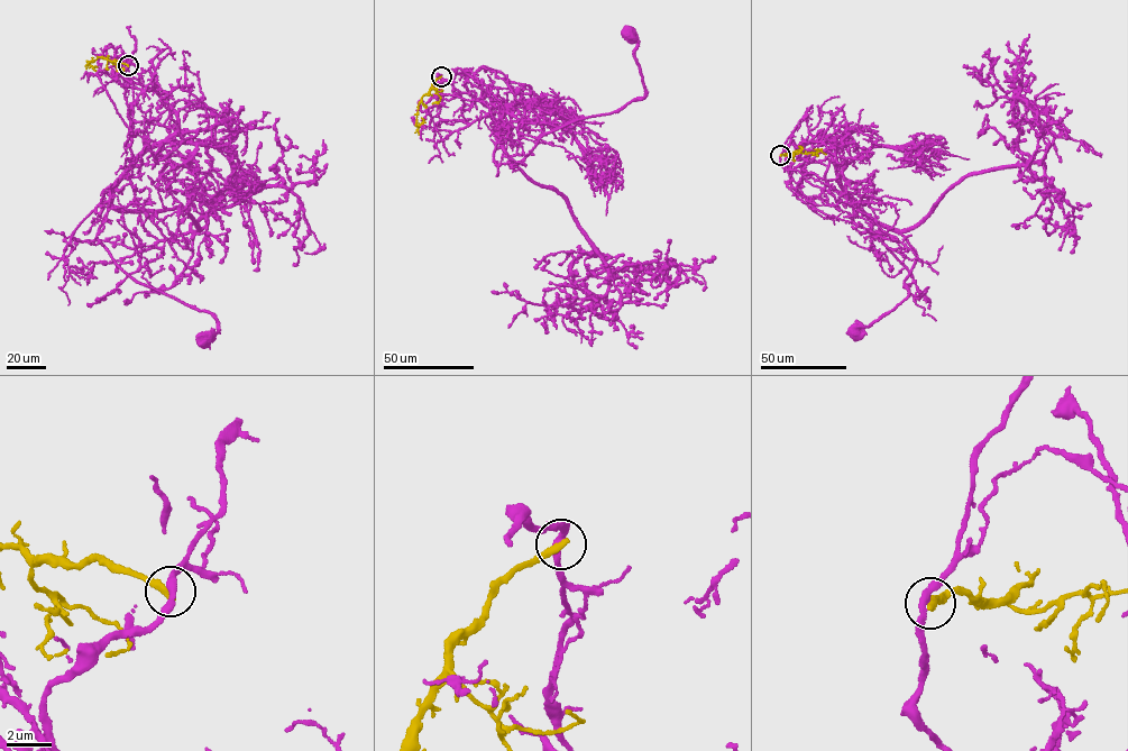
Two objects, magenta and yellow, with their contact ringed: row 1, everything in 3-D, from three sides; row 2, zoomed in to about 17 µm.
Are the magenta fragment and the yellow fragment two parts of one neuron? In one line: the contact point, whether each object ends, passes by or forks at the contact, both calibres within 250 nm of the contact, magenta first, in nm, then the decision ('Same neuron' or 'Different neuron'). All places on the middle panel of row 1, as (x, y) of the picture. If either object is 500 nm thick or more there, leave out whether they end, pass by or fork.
Place: (441, 76). At the ring magenta passes by. At the ring yellow ends. Thickness 320 nm (magenta) against 360 nm. Different neuron

